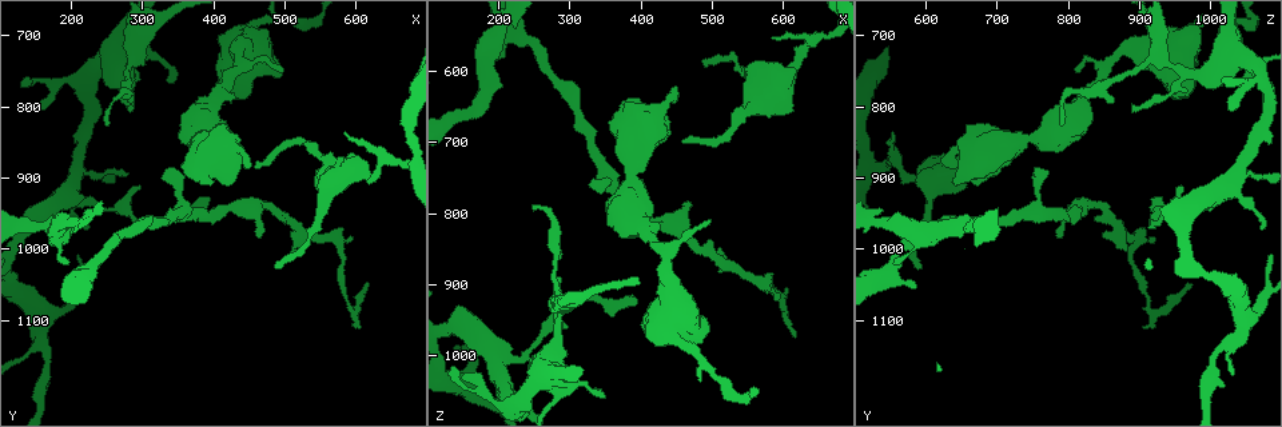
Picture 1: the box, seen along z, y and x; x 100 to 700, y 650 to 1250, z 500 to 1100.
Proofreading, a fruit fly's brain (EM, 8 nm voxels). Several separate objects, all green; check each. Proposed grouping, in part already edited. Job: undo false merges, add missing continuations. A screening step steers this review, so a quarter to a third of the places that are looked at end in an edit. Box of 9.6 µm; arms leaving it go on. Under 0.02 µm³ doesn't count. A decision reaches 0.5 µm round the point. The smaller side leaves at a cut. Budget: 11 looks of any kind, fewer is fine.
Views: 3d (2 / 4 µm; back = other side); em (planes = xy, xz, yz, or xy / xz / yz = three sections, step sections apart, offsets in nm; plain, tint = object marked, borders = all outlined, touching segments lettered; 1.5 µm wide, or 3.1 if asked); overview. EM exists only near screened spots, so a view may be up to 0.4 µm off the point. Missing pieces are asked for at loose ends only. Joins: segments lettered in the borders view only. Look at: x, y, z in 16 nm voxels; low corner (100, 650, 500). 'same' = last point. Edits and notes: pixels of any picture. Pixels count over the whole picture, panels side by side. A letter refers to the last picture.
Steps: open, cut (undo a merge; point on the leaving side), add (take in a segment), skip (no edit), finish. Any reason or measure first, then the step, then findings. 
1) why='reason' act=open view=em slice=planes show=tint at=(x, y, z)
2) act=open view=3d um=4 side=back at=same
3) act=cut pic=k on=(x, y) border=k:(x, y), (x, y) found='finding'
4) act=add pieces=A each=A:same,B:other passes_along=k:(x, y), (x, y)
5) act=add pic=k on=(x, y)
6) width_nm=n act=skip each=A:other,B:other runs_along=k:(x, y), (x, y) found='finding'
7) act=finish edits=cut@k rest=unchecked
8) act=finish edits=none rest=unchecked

why='thin end' act=open view=em slice=planes show=borders at=(490, 1025, 595)

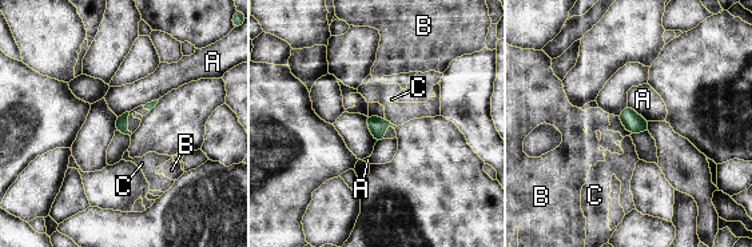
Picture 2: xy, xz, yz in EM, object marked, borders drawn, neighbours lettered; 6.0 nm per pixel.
act=skip each=A:other,B:other,C:other border=2:(628, 104), (649, 120) found='no lettered segment goes on from it'

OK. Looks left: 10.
why='a fork' act=open view=3d um=4 at=(205, 895, 1045)

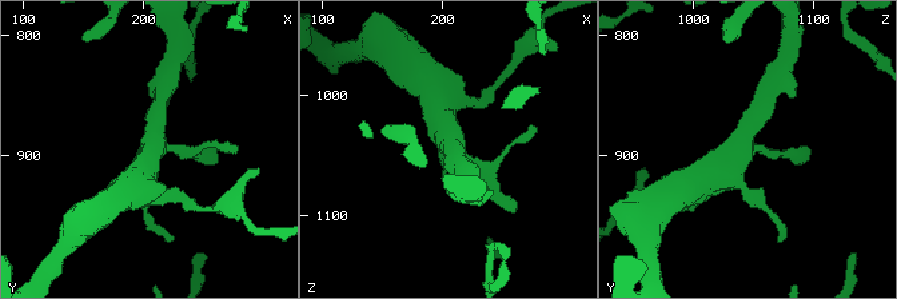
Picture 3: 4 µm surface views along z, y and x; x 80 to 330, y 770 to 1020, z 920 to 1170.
act=open view=em slice=xy step=4 show=tint at=(210, 890, 1040)

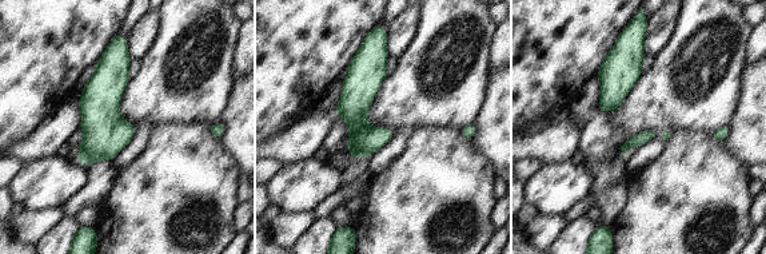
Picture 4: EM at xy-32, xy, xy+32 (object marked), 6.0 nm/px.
act=open view=em slice=xz step=4 show=borders at=same

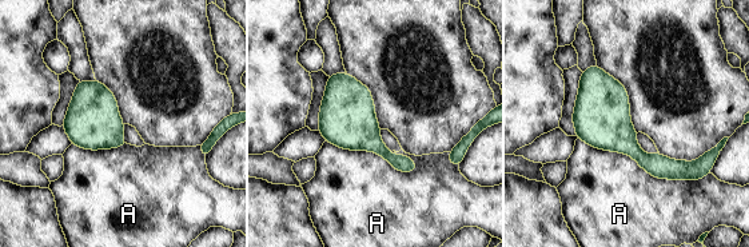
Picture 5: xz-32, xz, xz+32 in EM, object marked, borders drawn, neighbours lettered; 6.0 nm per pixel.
width_nm=340 act=skip each=A:other border=5:(326, 140), (419, 168) found='continuous, no second cell'

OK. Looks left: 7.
act=open view=em slice=xy step=4 show=tint at=(330, 895, 750)

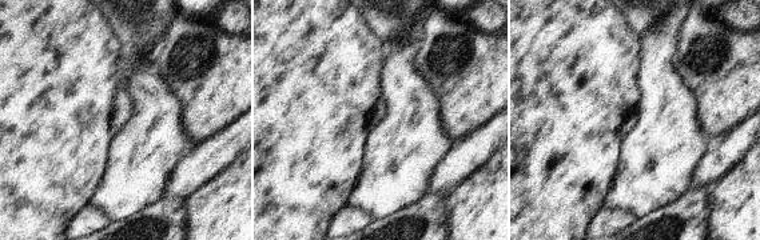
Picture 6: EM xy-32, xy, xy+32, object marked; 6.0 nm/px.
why='cut it another way' act=open view=em slice=planes show=borders at=same

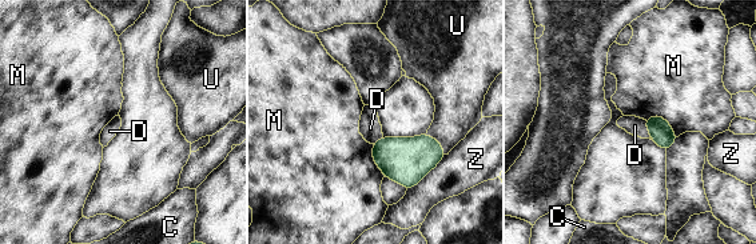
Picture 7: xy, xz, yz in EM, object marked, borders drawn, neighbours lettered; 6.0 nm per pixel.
width_nm=140 longest_contact=Z:320nm act=skip each=C:other,D:other,M:other,U:other,Z:other found='none of them fits'

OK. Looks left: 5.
why='free end' act=open view=em slice=planes show=plain at=(280, 810, 890)

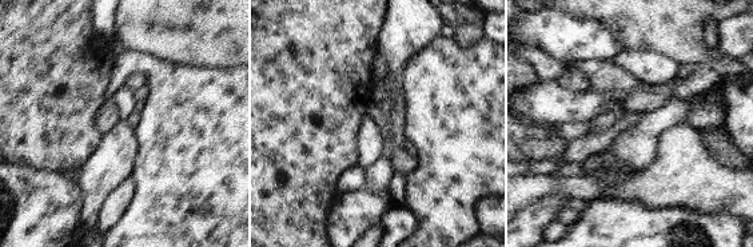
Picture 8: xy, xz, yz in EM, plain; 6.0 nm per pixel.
act=open view=em slice=planes show=borders at=same

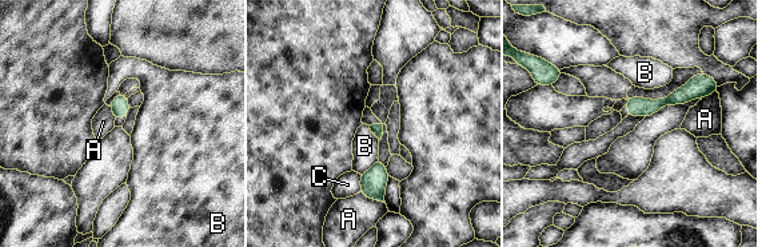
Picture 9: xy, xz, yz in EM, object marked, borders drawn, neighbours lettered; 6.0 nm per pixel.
act=skip each=A:other,B:other,C:other runs_along=9:(701, 94), (685, 94), (630, 111) found='none of them fits'

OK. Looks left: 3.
act=finish edits=none rest=unchecked

